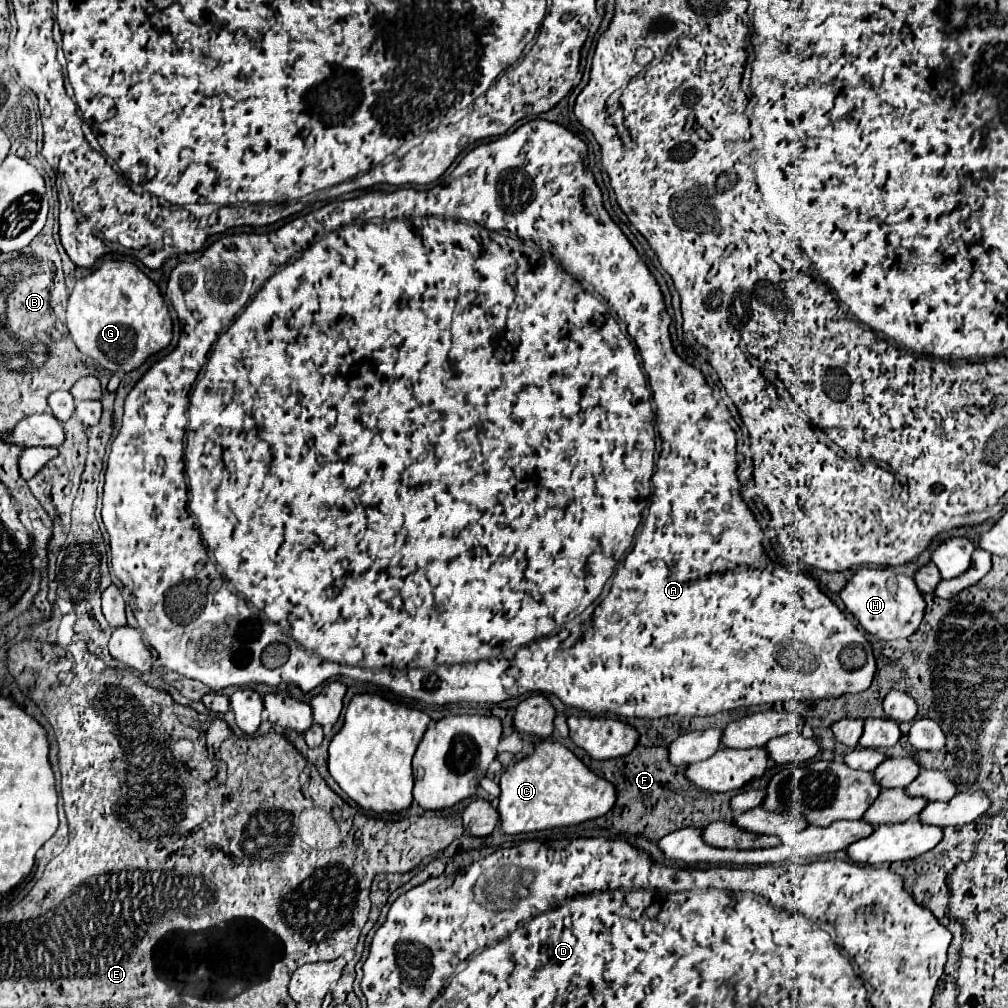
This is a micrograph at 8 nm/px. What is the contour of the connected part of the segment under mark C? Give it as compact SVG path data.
M541 740L535 744L533 754L503 772L499 814L505 834L523 834L599 818L613 808L615 798L615 786L593 774L571 750L559 742Z

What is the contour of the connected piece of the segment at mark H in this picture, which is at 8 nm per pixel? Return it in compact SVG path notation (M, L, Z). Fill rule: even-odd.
M859 568L843 586L839 598L859 624L871 636L881 640L909 638L919 628L925 614L925 600L913 578L895 574L889 568Z

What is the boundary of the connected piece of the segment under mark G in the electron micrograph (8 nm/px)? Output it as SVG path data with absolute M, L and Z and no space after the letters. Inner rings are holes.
M105 260L97 270L77 280L67 306L67 328L75 346L109 372L131 372L149 356L165 350L173 338L173 322L159 288L131 262Z

